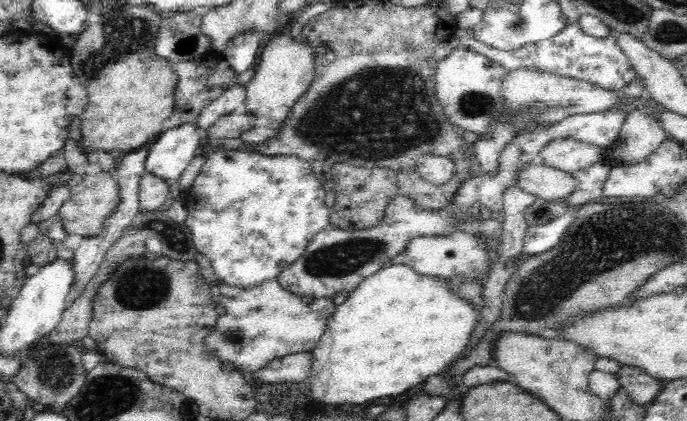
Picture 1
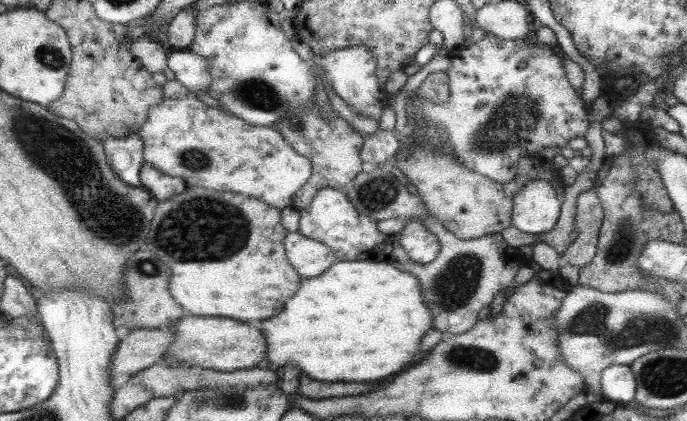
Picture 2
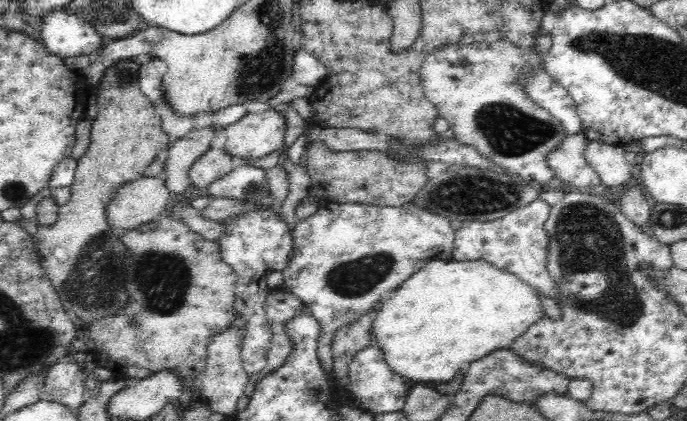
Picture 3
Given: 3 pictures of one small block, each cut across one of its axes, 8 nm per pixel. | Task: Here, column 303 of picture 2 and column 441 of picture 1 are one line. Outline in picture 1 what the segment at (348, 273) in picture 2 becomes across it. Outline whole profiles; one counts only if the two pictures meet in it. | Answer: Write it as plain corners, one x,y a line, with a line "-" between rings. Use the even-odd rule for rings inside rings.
388,264
368,278
364,278
362,284
348,296
343,304
335,308
332,316
326,322
324,334
311,351
313,369
308,377
310,377
310,384
312,384
312,392
318,400
322,400
326,404
346,404
346,402
348,404
362,404
362,402
371,402
372,398
380,398
380,396
398,396
398,394
404,396
412,393
412,386
421,385
430,376
440,376
442,372
446,372
446,368
450,364
454,364
470,348
478,322
480,322
479,311
472,303
468,303
466,299
456,295
448,281
431,276
422,276
407,264

